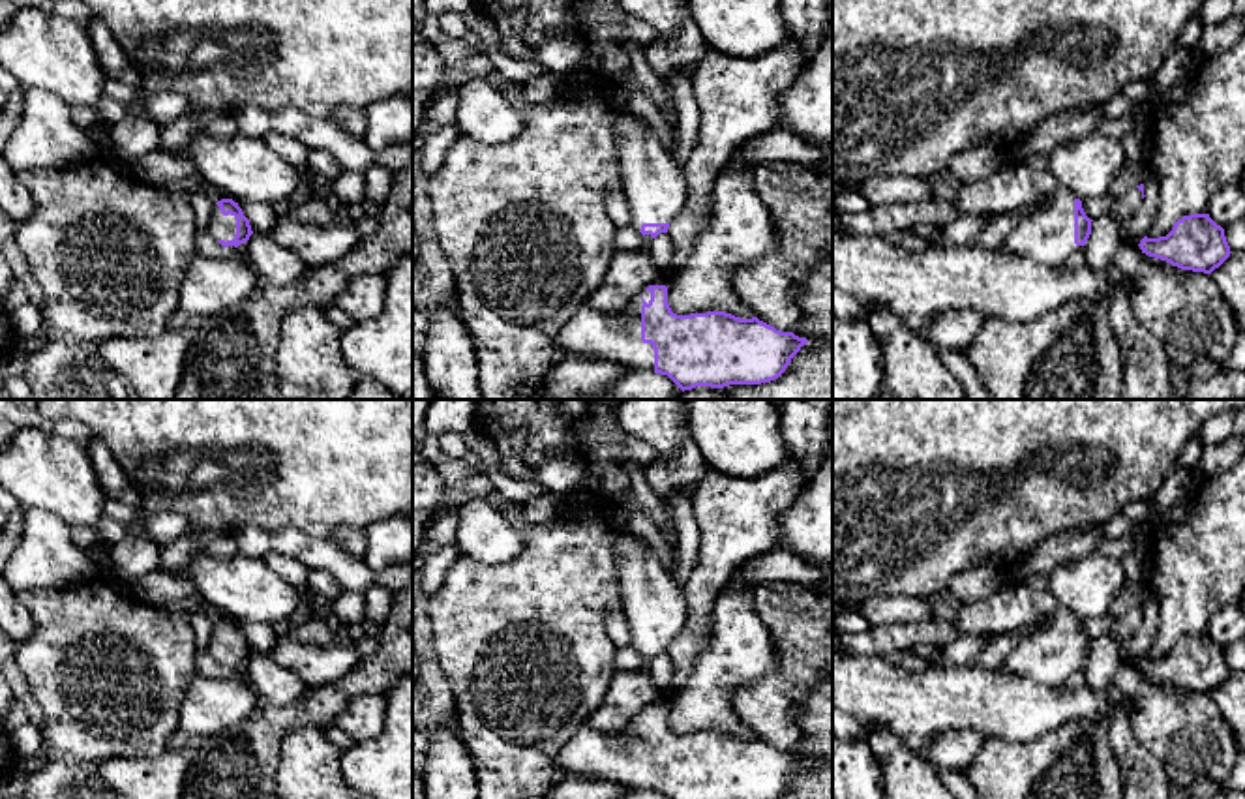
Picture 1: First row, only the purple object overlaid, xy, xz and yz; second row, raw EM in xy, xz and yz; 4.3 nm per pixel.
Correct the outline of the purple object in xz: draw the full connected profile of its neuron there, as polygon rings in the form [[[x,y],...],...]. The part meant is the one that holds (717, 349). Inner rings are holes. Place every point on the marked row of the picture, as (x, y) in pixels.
[[[649,285],[624,313],[594,311],[589,302],[557,332],[557,345],[585,356],[621,362],[632,369],[668,375],[682,392],[696,386],[761,384],[778,379],[808,343],[758,317],[741,319],[726,311],[677,315],[668,304],[666,285]]]

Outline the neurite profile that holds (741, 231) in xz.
[[[733,154],[712,193],[712,219],[698,236],[686,268],[668,285],[668,304],[677,315],[726,311],[756,317],[733,291],[733,274],[778,249],[771,216],[756,189],[759,165]]]

